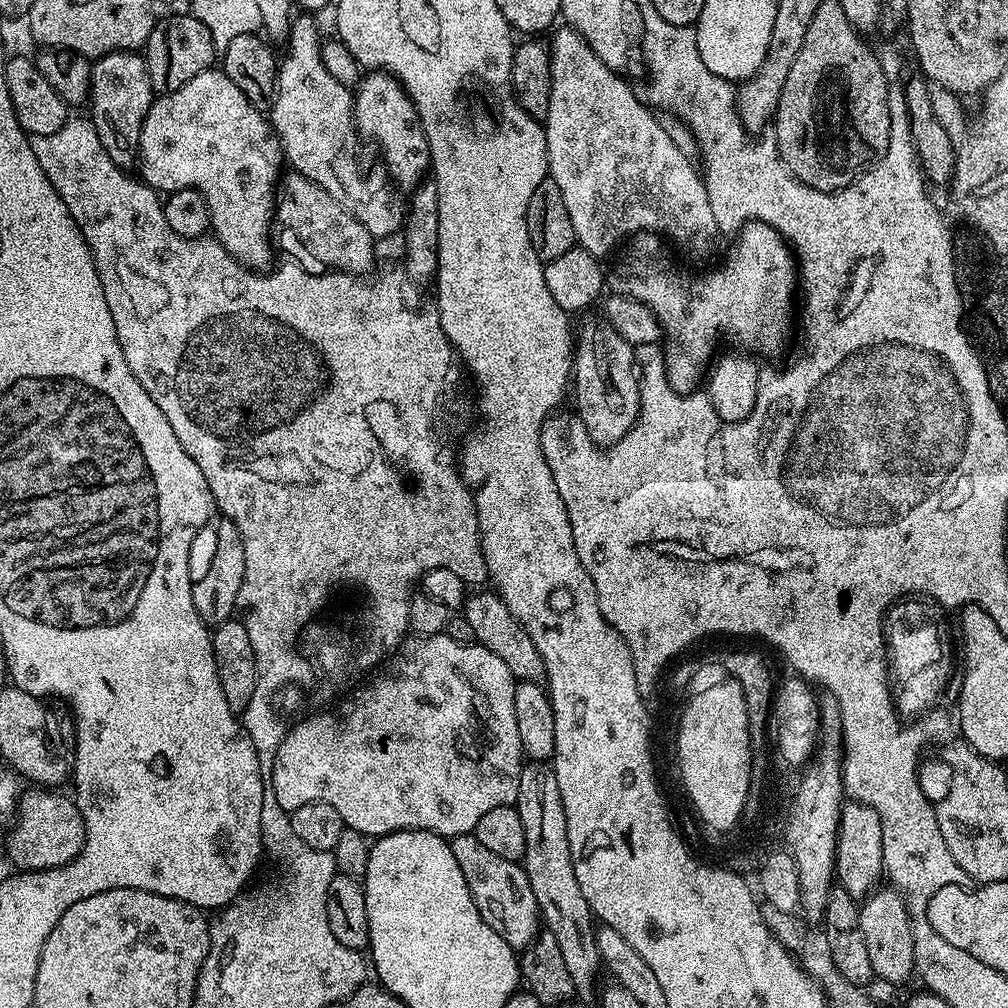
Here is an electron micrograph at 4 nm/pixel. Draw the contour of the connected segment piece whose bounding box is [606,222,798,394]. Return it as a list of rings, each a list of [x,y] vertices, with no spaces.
[[[749,222],[744,225],[743,229],[736,233],[734,237],[734,243],[736,245],[732,248],[732,253],[724,260],[724,265],[721,268],[716,268],[713,272],[708,272],[705,276],[700,276],[697,280],[692,280],[689,284],[684,284],[684,276],[676,268],[671,268],[668,265],[668,260],[664,257],[664,248],[661,237],[656,234],[640,234],[631,241],[633,243],[628,248],[628,253],[621,258],[616,264],[616,269],[613,272],[609,271],[606,276],[606,284],[609,289],[615,295],[618,296],[629,296],[631,300],[637,300],[646,305],[650,311],[656,313],[657,320],[660,321],[660,327],[663,335],[668,336],[669,344],[667,348],[666,344],[666,371],[668,374],[668,382],[672,385],[675,392],[683,392],[685,394],[691,393],[691,388],[695,386],[696,379],[705,375],[706,369],[709,367],[710,361],[713,359],[714,353],[717,351],[716,348],[716,332],[721,332],[726,339],[732,344],[737,344],[737,349],[743,350],[748,354],[757,354],[756,352],[776,352],[784,343],[788,340],[788,335],[792,332],[792,299],[797,299],[798,296],[798,268],[794,263],[793,257],[790,255],[789,249],[785,247],[779,236],[770,228],[765,228],[763,224],[759,222]]]

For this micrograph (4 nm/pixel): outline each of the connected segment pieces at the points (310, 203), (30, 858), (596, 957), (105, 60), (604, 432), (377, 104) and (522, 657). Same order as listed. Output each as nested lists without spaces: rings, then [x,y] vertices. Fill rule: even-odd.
[[[291,170],[283,173],[278,185],[274,218],[278,224],[289,228],[296,235],[297,242],[308,255],[324,264],[320,266],[349,272],[351,276],[364,276],[373,271],[372,259],[376,256],[372,249],[374,238],[366,226],[362,226],[362,222],[358,222],[358,218],[346,211],[326,189],[318,186],[318,182],[306,178],[302,173]]]
[[[32,790],[25,791],[20,797],[18,811],[14,817],[14,823],[7,833],[8,856],[12,859],[13,869],[26,872],[43,872],[46,868],[57,868],[63,864],[69,864],[75,860],[76,855],[84,845],[84,823],[82,814],[78,810],[75,799],[71,795],[59,796],[56,790]]]
[[[528,762],[520,769],[520,777],[518,778],[518,798],[515,805],[518,818],[522,818],[522,830],[526,833],[526,850],[524,851],[524,858],[522,861],[522,867],[526,878],[530,882],[530,890],[534,890],[534,898],[538,902],[540,907],[540,919],[543,927],[550,934],[554,934],[554,938],[558,942],[558,947],[562,949],[562,958],[566,962],[566,971],[570,974],[570,982],[574,982],[574,993],[577,997],[581,996],[584,1000],[595,1001],[598,996],[598,988],[596,992],[596,979],[602,974],[602,965],[600,963],[600,955],[598,954],[598,946],[596,945],[596,930],[598,927],[597,921],[592,914],[592,907],[586,902],[585,896],[582,894],[582,886],[578,886],[578,878],[574,878],[574,862],[572,861],[572,855],[570,854],[570,838],[568,837],[568,823],[566,822],[566,810],[562,806],[562,794],[558,790],[558,778],[556,777],[555,767],[548,762]]]
[[[139,51],[111,52],[91,65],[88,100],[92,104],[90,119],[98,138],[118,167],[128,170],[137,163],[140,150],[140,127],[150,110],[154,93],[148,77],[148,64]]]
[[[588,320],[578,332],[578,347],[574,352],[574,392],[576,388],[575,415],[586,426],[586,434],[592,443],[607,446],[618,442],[636,424],[640,413],[640,386],[638,372],[634,367],[634,348],[609,326],[607,320]]]
[[[383,70],[369,71],[354,89],[352,119],[356,122],[357,133],[364,138],[369,136],[380,147],[384,155],[383,167],[393,185],[412,190],[425,179],[430,168],[428,143],[416,118],[414,106],[396,77]]]
[[[495,591],[476,592],[467,597],[462,605],[463,623],[470,626],[475,643],[481,644],[486,650],[498,654],[506,666],[510,666],[510,674],[515,676],[517,681],[529,680],[535,684],[540,684],[544,680],[544,663],[542,654],[538,654],[538,646],[526,634],[526,630],[510,614],[510,610],[502,598]]]

